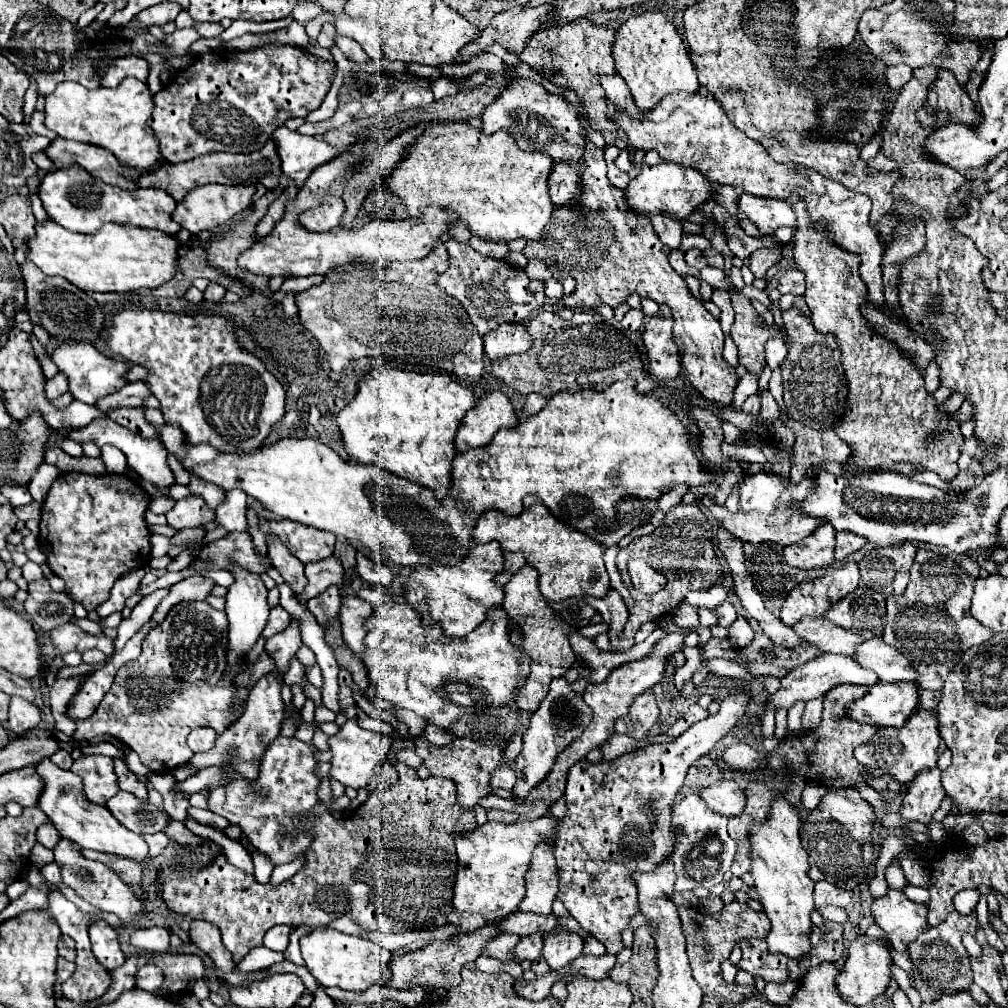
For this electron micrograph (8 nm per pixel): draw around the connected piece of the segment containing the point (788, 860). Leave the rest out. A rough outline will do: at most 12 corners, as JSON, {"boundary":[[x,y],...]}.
{"boundary":[[777,798],[753,826],[755,890],[767,944],[813,948],[813,886],[799,812]]}

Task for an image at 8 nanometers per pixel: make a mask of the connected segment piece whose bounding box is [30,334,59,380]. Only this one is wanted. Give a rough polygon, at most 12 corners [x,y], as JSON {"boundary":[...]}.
{"boundary":[[30,336],[35,355],[45,378],[52,379],[59,372],[42,344]]}

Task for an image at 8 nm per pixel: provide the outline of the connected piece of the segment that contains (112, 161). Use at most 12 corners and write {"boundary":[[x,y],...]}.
{"boundary":[[55,138],[45,154],[61,170],[77,164],[105,184],[135,190],[141,170],[109,150]]}

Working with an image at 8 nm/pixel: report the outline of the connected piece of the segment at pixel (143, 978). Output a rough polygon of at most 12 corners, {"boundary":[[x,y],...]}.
{"boundary":[[149,964],[137,972],[137,988],[161,992],[163,974]]}

